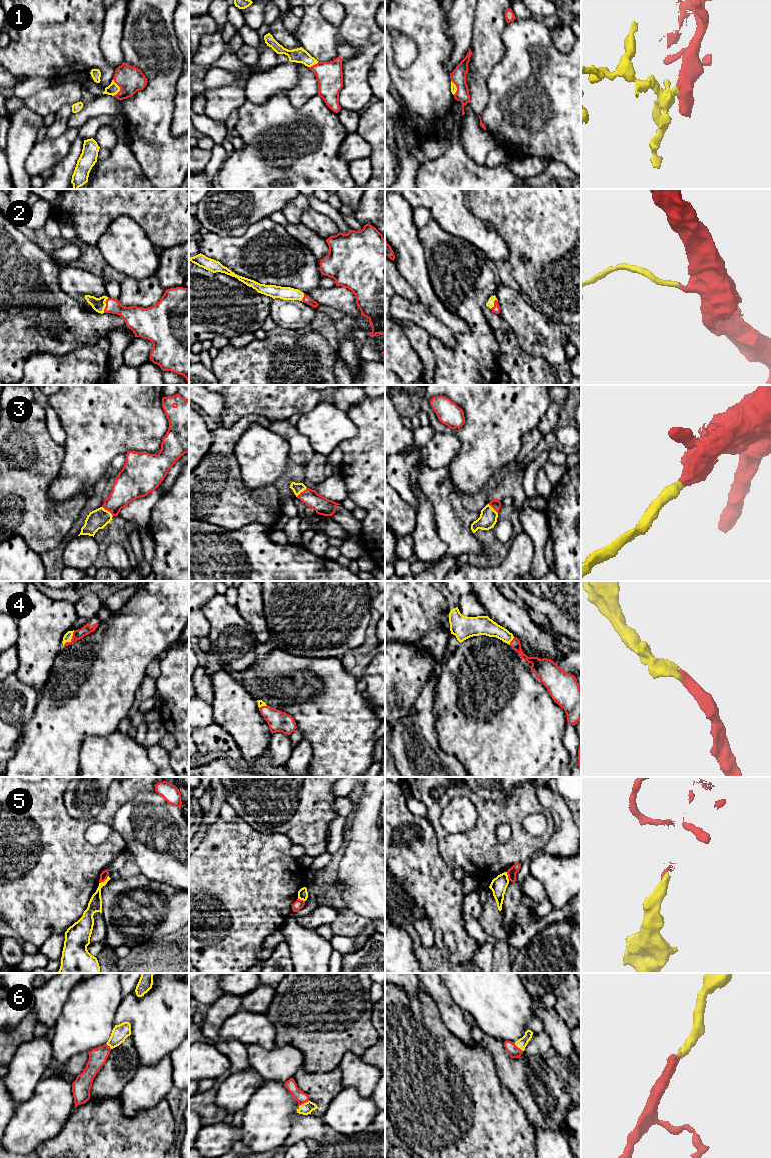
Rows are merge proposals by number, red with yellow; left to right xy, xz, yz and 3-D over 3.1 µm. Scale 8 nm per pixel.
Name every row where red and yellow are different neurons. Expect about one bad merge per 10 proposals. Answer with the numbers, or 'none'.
5

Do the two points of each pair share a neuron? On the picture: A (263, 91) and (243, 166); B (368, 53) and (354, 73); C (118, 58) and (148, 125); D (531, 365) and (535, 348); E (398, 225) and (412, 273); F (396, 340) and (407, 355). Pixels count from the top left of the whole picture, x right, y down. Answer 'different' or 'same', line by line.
A: different
B: same
C: different
D: different
E: same
F: same

